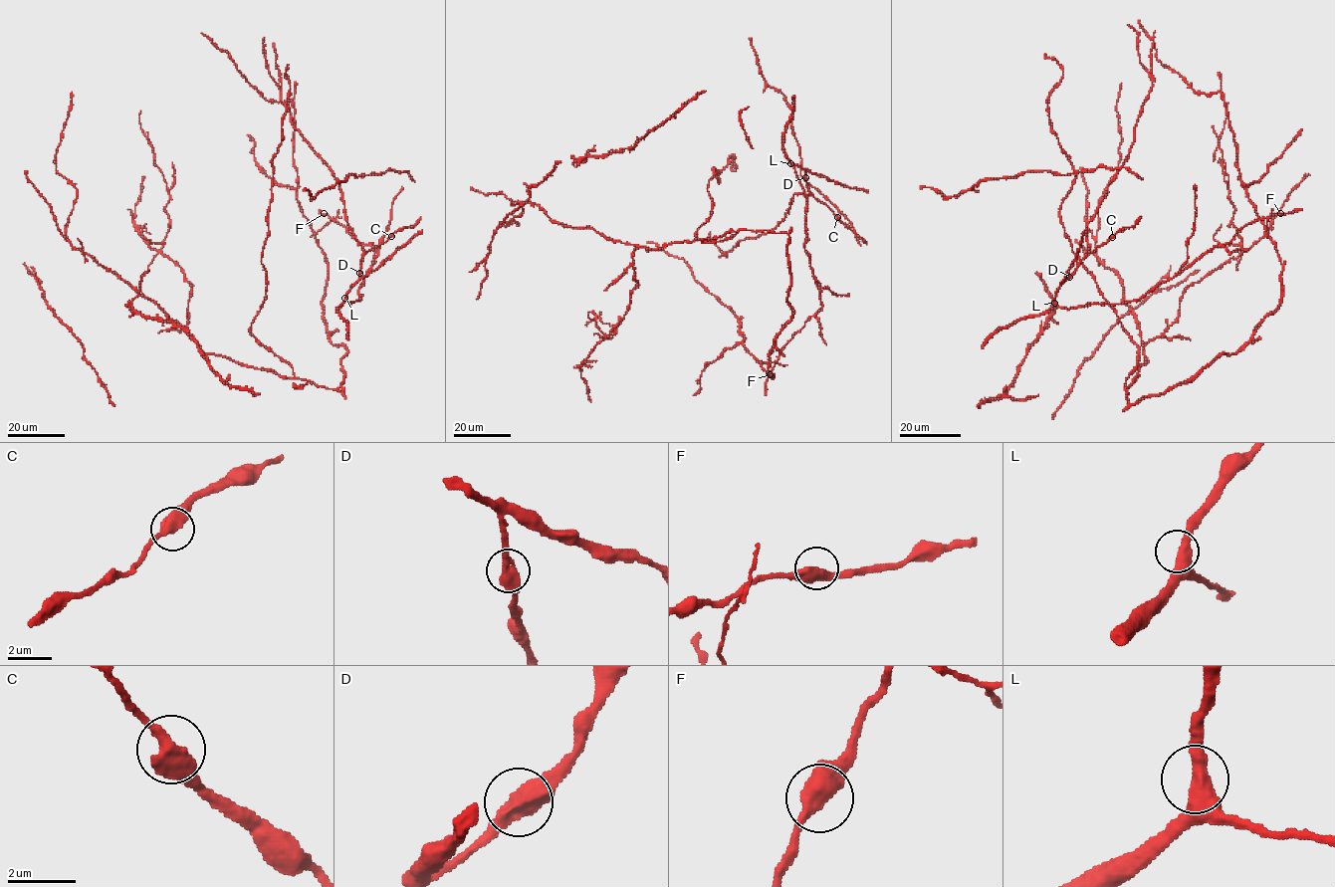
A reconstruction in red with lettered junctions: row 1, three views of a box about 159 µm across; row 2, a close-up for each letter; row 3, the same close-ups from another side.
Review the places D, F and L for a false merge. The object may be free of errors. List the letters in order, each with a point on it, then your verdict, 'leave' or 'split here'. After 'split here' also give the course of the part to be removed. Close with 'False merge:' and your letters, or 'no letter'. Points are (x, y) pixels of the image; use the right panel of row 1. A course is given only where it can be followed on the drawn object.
D: place (1069, 277); leave
F: place (1280, 213); leave
L: place (1054, 303); leave
False merge: no letter

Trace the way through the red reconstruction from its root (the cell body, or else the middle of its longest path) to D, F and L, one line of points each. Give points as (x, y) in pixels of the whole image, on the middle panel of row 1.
D: (772, 374), (760, 363), (777, 362), (821, 307), (804, 247), (806, 194), (792, 164), (805, 177)
F: (772, 374), (760, 363), (777, 361), (770, 374)
L: (772, 374), (760, 363), (777, 362), (783, 346), (821, 307), (820, 289), (804, 247), (806, 194), (790, 163)

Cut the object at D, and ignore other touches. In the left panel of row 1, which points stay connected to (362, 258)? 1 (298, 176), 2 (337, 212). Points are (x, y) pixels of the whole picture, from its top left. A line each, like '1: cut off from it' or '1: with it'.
1: cut off from it
2: cut off from it

